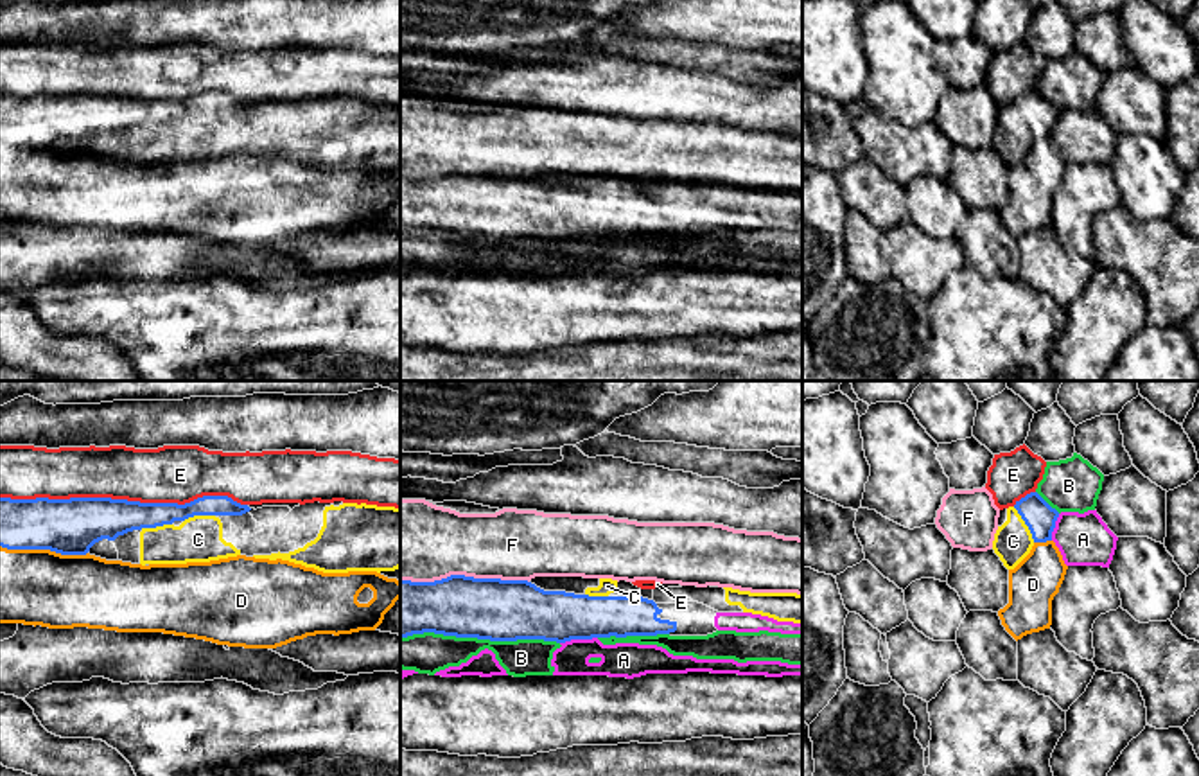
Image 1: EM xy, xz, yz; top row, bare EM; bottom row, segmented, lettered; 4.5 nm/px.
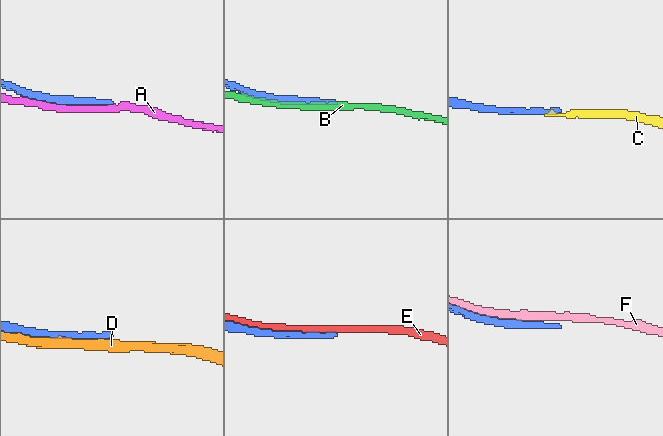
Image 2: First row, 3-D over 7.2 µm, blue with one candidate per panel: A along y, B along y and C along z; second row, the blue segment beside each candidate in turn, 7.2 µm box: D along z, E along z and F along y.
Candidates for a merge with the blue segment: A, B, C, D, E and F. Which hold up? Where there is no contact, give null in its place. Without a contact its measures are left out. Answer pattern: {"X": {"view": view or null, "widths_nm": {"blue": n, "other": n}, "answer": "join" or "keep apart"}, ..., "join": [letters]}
{"A": {"view": "xz", "widths_nm": {"blue": 240, "other": 160}, "answer": "keep apart"}, "B": {"view": "xz", "widths_nm": {"blue": 280, "other": 180}, "answer": "keep apart"}, "C": {"view": "yz", "widths_nm": {"blue": 140, "other": 180}, "answer": "join"}, "D": {"view": "xy", "widths_nm": {"blue": 260, "other": 340}, "answer": "keep apart"}, "E": {"view": "xy", "widths_nm": {"blue": 240, "other": 260}, "answer": "keep apart"}, "F": {"view": "xz", "widths_nm": {"blue": 280, "other": 360}, "answer": "keep apart"}, "join": ["C"]}

